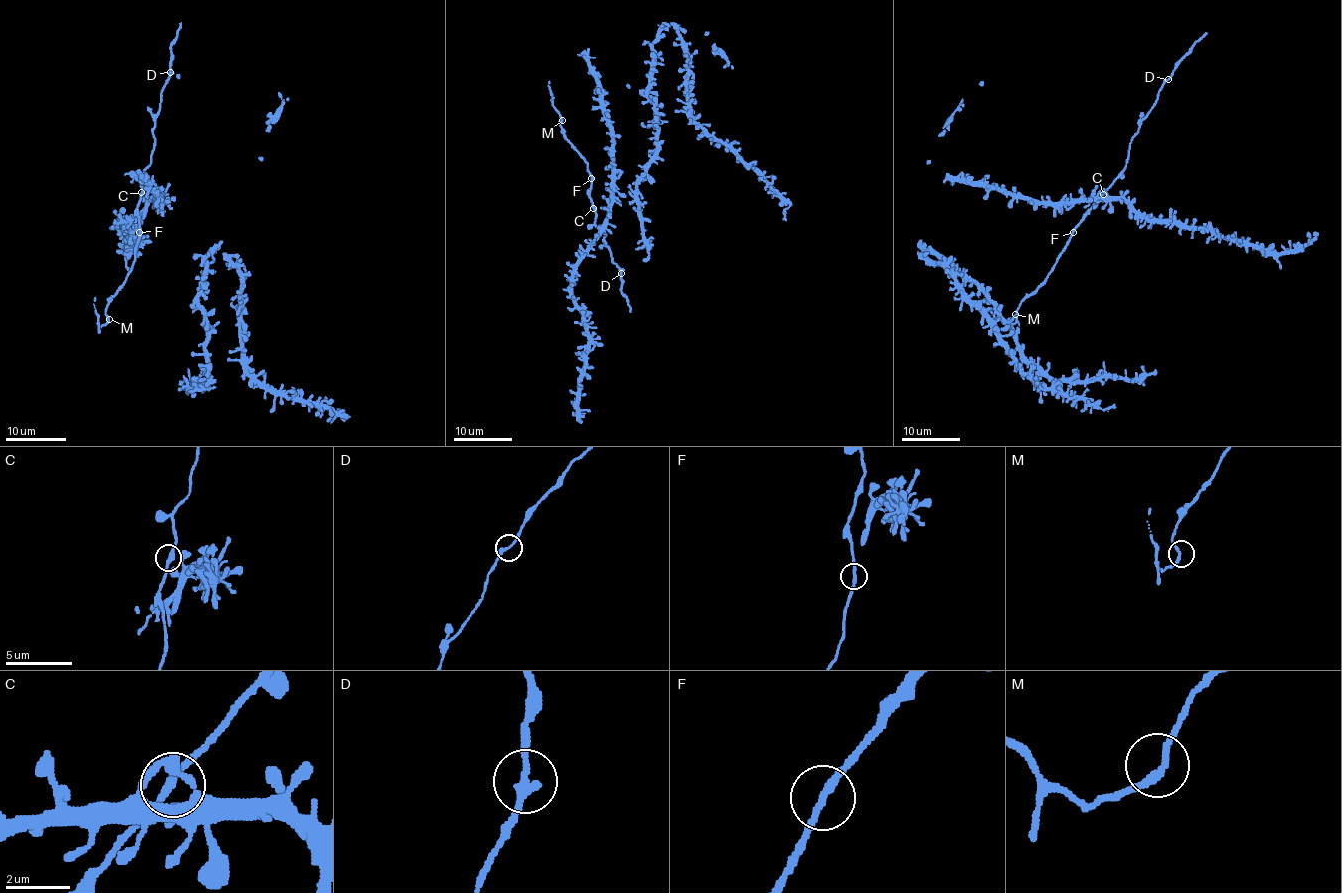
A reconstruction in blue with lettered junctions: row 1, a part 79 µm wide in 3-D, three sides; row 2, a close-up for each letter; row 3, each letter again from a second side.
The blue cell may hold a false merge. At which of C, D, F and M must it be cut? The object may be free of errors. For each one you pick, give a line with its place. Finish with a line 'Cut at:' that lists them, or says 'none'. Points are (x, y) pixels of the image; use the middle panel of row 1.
Cut at: none

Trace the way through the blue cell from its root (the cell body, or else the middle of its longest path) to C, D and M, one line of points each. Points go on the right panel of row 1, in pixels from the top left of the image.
C: (1078, 201), (1100, 201), (1103, 194)
D: (1078, 201), (1102, 200), (1102, 194), (1126, 164), (1129, 143), (1139, 122), (1168, 80)
M: (1078, 201), (1100, 201), (1102, 195), (1073, 232), (1052, 271), (1021, 302), (1015, 314)

